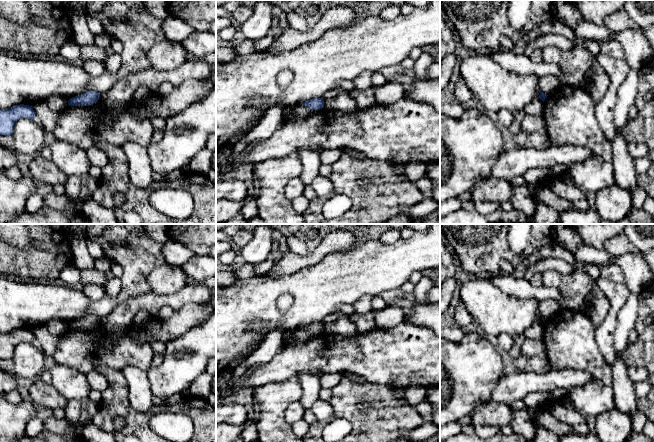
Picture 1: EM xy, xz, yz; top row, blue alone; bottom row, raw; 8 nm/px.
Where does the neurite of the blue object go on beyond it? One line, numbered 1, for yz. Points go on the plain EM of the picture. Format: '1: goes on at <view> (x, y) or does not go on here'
1: does not go on here

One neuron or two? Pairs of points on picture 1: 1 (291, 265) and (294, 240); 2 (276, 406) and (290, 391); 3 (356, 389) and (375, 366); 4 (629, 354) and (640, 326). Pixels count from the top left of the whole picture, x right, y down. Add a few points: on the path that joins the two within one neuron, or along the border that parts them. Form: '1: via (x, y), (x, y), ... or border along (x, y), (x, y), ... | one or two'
1: border along (290, 251), (296, 254), (310, 253) | two
2: via (279, 402), (286, 395) | one
3: border along (343, 372), (361, 375), (370, 382), (387, 387) | two
4: via (636, 347), (641, 342), (641, 333) | one

